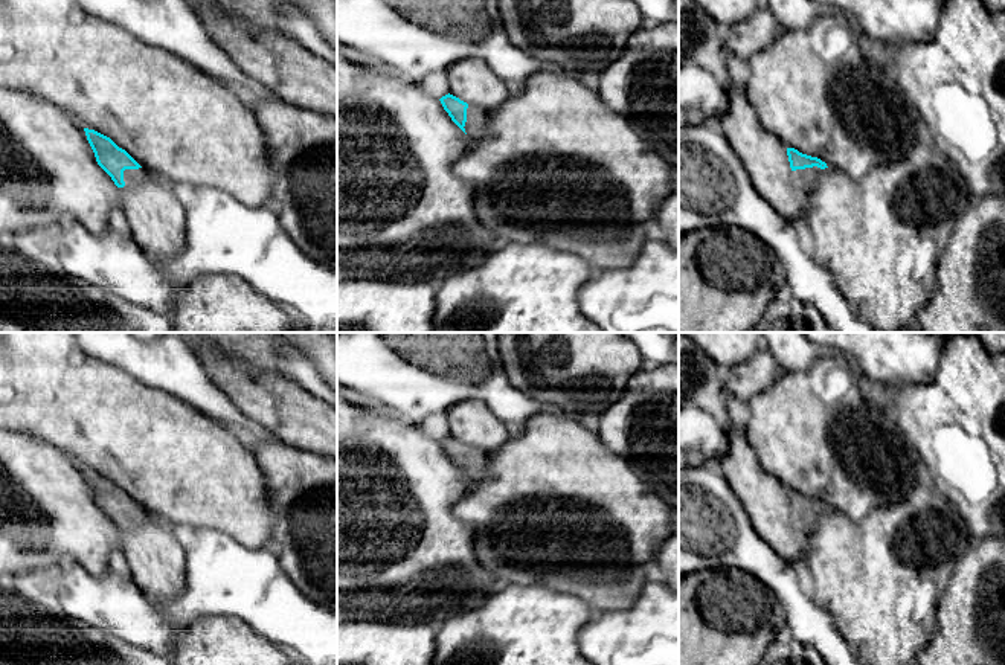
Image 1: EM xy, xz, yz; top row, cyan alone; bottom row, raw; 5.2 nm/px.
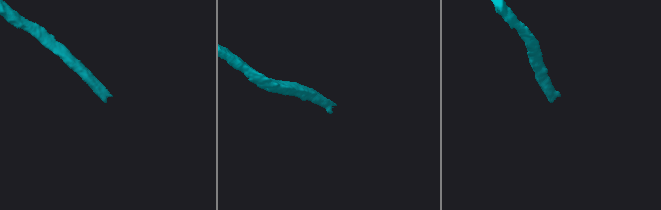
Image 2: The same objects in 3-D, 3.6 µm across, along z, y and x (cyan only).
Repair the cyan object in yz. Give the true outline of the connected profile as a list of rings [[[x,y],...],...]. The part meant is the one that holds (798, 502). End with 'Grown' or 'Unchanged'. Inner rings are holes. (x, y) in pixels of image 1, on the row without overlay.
[[[787,490],[787,497],[793,519],[799,529],[805,534],[816,528],[817,517],[828,509],[825,503],[817,499],[811,499],[799,494],[795,490]]]. Grown

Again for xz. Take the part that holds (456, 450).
[[[450,435],[442,438],[439,442],[451,462],[470,479],[471,483],[485,476],[485,451],[468,447]]]. Grown

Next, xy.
[[[84,470],[84,473],[98,506],[111,519],[117,529],[124,529],[143,516],[143,509],[110,479],[88,470]]]. Grown

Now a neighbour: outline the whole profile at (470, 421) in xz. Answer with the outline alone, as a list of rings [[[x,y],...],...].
[[[459,401],[447,409],[450,436],[485,453],[496,451],[511,436],[511,430],[482,401]]]

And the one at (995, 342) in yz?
[[[971,332],[991,354],[1005,352],[1005,332]]]

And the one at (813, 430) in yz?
[[[842,355],[819,358],[805,372],[781,372],[770,387],[749,401],[749,407],[746,436],[763,468],[787,490],[817,499],[849,520],[860,522],[872,508],[904,499],[917,483],[910,445],[892,415],[863,398],[859,380],[849,372]]]

